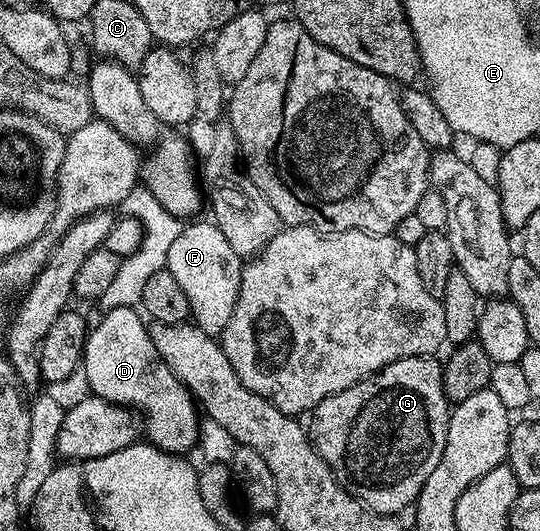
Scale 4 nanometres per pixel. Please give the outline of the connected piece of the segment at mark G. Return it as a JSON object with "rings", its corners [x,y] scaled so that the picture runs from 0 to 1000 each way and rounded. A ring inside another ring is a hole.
{"rings":[[[806,670],[744,674],[661,723],[594,753],[574,774],[572,823],[622,904],[691,968],[744,970],[774,938],[787,904],[809,881],[831,821],[837,766],[820,736],[820,682]]]}

